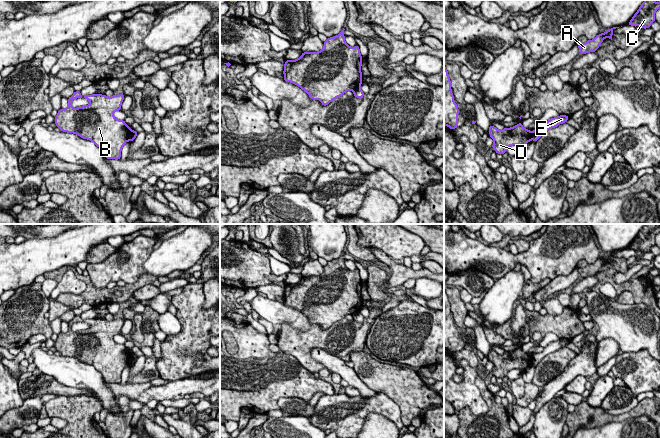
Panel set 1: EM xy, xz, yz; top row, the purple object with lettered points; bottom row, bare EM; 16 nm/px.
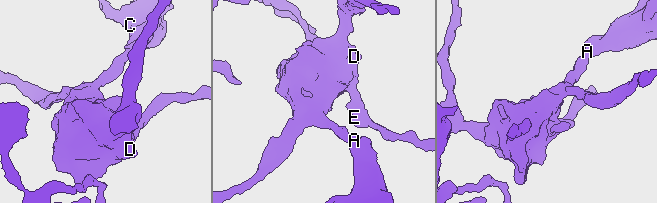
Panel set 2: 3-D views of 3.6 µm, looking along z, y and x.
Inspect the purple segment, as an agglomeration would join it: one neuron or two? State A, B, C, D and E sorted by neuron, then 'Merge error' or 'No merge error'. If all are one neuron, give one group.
Groups: A B C D / E. Merge error

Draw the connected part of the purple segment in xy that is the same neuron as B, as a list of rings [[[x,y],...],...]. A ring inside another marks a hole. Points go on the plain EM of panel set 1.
[[[75,315],[68,322],[68,331],[58,334],[54,346],[62,356],[74,357],[92,365],[108,384],[118,384],[121,382],[122,371],[132,361],[130,350],[124,344],[114,341],[114,336],[121,334],[124,321],[124,318],[112,321],[102,318],[82,320],[80,315]],[[82,321],[90,327],[73,332],[72,325]]]

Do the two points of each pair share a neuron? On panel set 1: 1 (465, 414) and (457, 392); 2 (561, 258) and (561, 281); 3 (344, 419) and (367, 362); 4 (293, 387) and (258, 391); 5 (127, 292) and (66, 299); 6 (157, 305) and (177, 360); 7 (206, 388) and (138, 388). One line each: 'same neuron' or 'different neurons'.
1: different neurons
2: different neurons
3: different neurons
4: same neuron
5: same neuron
6: different neurons
7: different neurons

